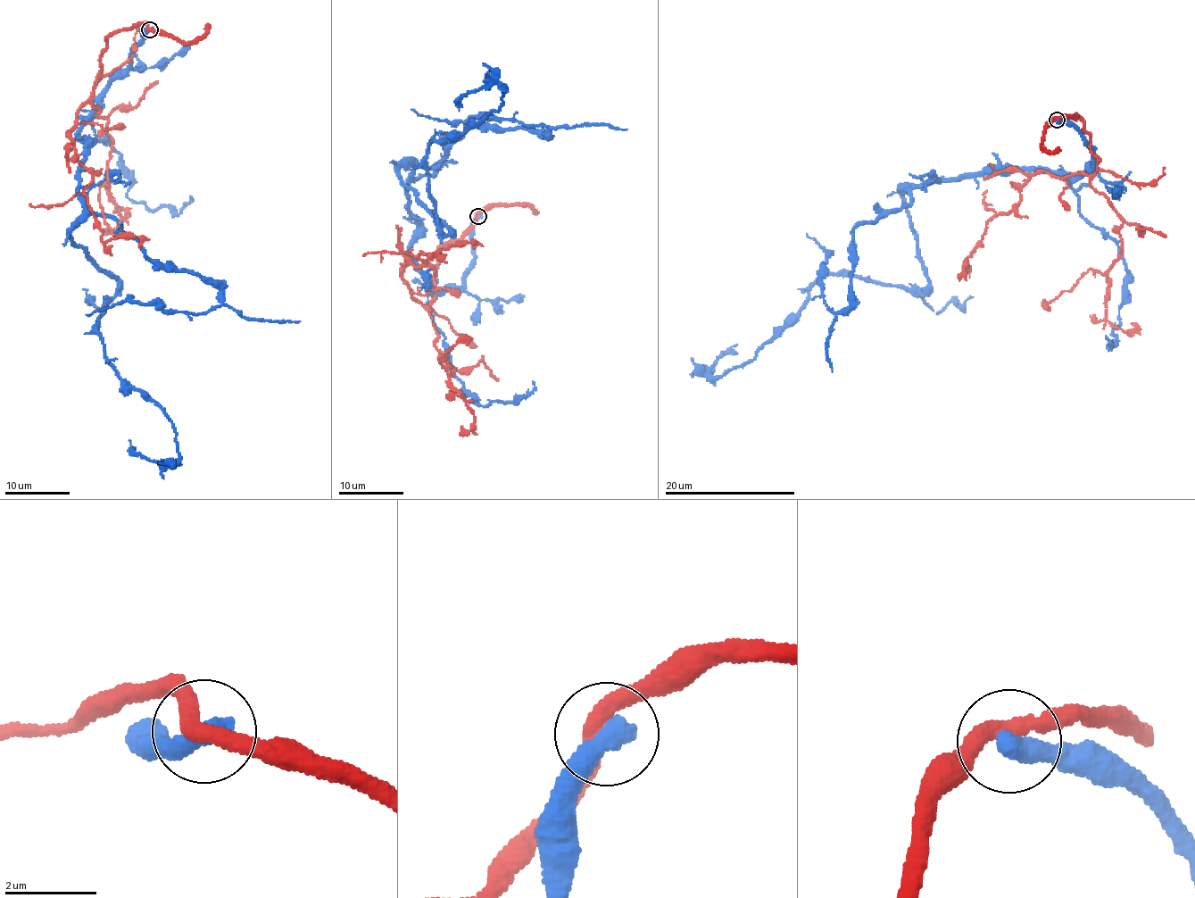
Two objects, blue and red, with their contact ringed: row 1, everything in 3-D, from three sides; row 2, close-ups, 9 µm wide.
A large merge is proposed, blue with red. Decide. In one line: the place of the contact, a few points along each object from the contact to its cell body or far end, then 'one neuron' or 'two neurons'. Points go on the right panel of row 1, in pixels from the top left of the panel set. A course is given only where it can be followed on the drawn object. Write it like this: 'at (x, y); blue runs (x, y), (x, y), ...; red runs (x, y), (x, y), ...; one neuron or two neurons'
at (1057, 120); blue runs (1056, 120), (1093, 150), (1087, 172), (902, 193), (927, 293), (824, 275), (752, 360), (709, 374), (737, 344); red runs (1056, 119), (1080, 118), (1098, 170), (1060, 177), (1034, 172), (1012, 209), (992, 216), (965, 261), (966, 280); two neurons

